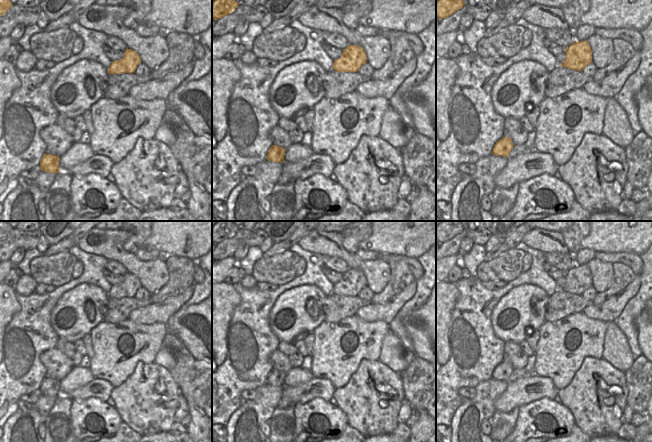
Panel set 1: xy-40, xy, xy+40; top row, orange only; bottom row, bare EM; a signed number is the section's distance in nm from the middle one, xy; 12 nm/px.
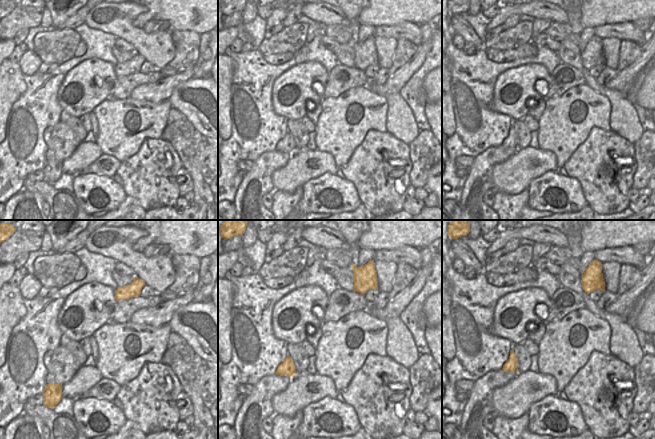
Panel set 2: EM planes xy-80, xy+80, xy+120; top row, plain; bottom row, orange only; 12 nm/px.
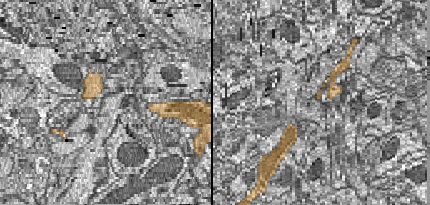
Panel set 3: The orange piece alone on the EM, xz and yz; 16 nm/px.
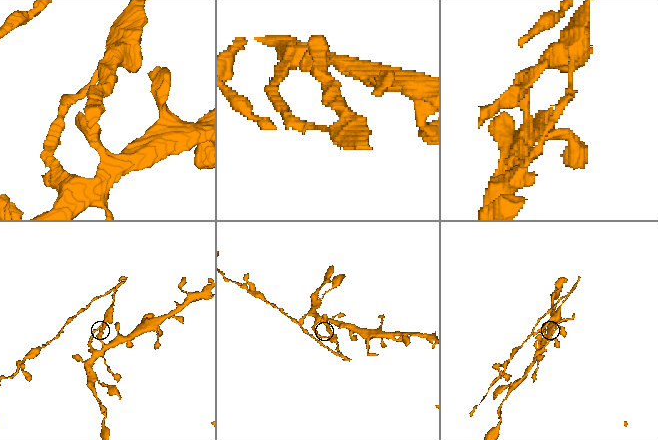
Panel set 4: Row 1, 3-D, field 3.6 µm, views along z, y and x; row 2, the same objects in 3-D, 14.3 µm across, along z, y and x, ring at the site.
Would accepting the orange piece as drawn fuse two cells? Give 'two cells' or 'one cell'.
two cells

